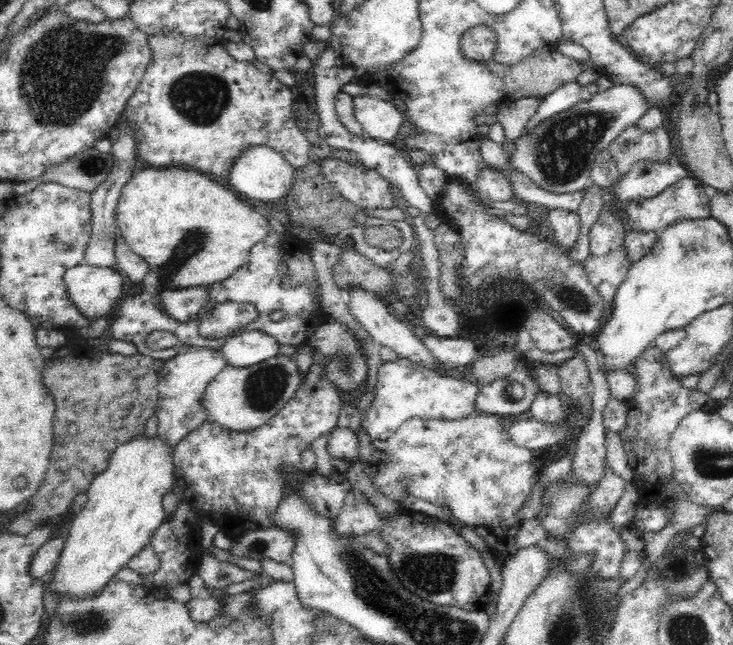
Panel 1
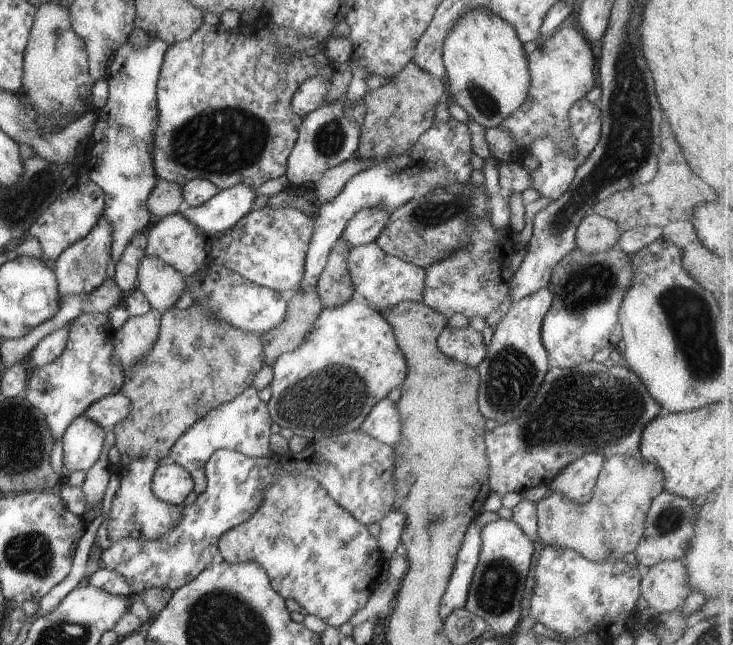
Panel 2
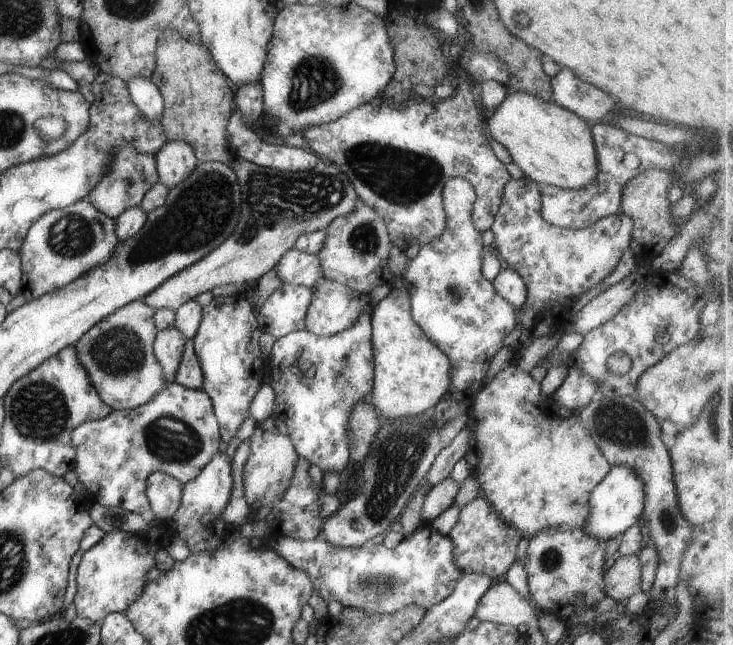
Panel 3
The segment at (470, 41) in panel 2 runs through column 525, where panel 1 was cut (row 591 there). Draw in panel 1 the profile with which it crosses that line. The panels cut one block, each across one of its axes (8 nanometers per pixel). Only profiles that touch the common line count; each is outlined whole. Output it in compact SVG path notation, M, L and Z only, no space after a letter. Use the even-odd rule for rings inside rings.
M139 435L116 447L106 470L97 474L89 484L86 491L88 501L70 524L68 538L55 565L54 578L50 584L54 597L69 596L76 600L96 598L119 570L127 567L127 563L149 545L150 538L168 515L164 510L162 497L166 492L172 491L176 482L172 456L173 448L158 435L152 438Z

